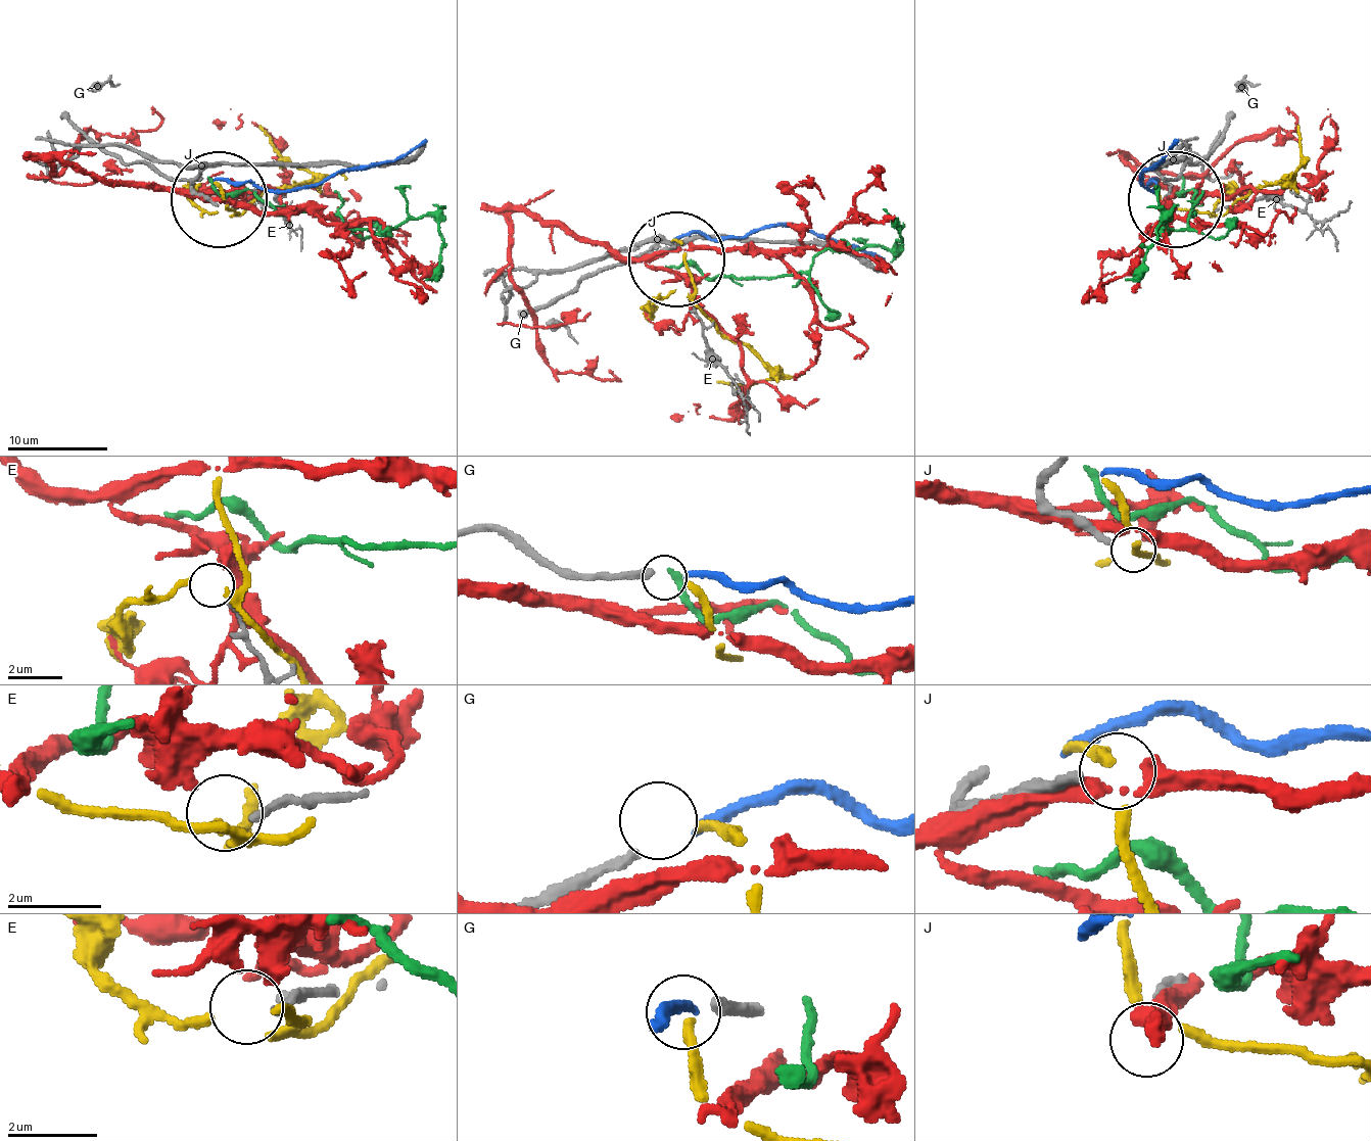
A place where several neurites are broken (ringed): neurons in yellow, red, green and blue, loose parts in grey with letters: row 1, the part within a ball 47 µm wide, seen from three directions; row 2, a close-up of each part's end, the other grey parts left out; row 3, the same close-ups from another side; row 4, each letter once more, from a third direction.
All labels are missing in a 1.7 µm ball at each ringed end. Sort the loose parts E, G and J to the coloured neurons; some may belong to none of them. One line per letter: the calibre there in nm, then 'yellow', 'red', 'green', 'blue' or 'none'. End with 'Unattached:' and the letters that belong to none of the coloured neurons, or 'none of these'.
E: 170 nm thick; none
G: 240 nm thick; blue
J: 240 nm thick; none
Unattached: E, J

